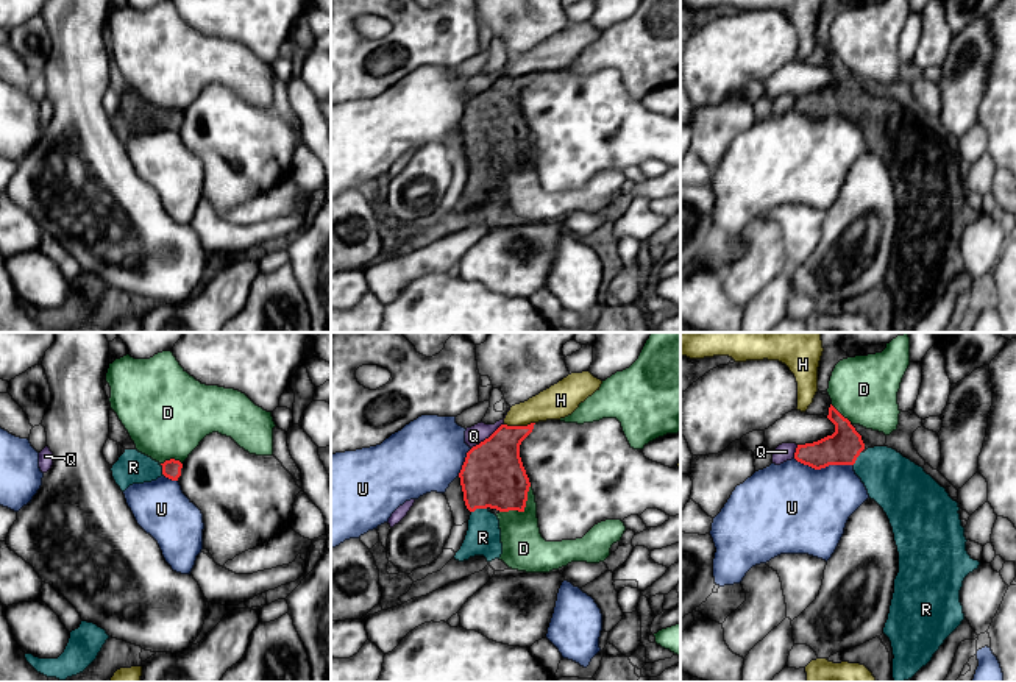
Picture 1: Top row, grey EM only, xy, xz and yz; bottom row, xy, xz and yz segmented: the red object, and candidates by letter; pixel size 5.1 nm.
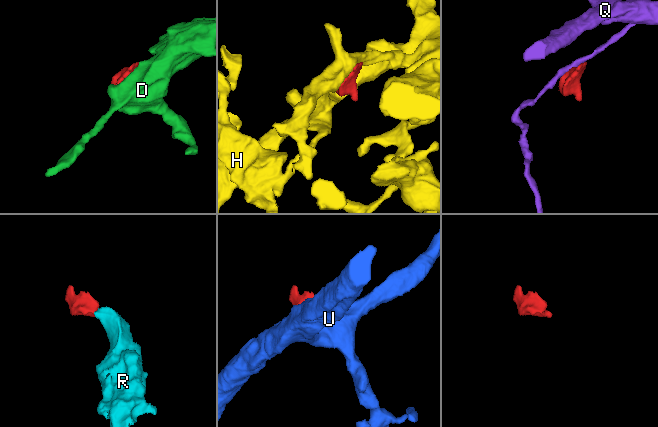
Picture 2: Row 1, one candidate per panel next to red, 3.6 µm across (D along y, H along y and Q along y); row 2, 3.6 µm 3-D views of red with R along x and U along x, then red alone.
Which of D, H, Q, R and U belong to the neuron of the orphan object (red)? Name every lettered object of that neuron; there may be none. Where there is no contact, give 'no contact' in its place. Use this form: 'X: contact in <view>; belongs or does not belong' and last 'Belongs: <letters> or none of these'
D: contact in xz; does not belong
H: contact in xz; does not belong
Q: contact in xz; does not belong
R: contact in xz; belongs
U: contact in yz; does not belong
Belongs: R

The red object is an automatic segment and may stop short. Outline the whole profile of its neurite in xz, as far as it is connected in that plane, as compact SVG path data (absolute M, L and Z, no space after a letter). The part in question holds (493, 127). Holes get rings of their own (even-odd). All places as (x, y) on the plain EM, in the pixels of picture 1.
M501 75L467 103L459 128L470 162L487 158L524 162L531 133L520 108L520 95L534 75Z

